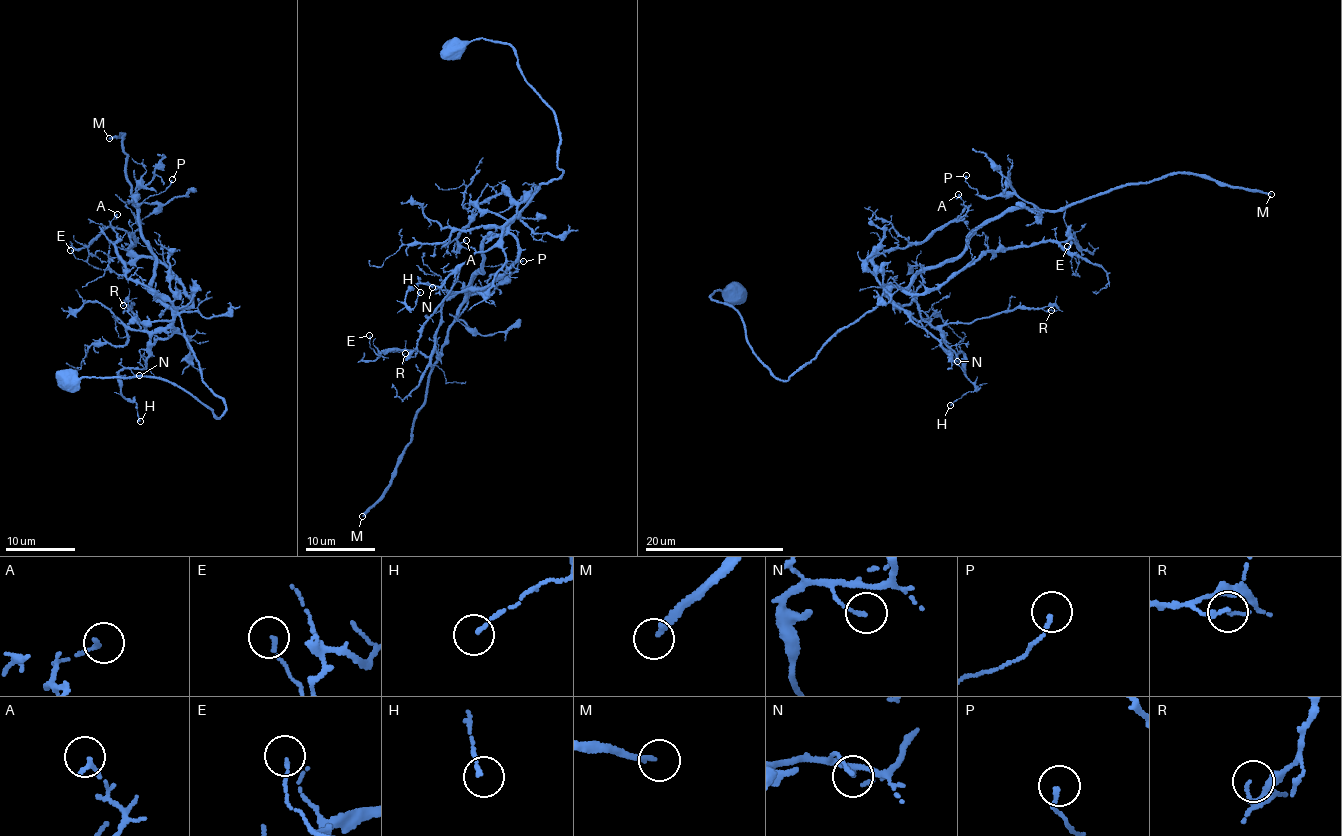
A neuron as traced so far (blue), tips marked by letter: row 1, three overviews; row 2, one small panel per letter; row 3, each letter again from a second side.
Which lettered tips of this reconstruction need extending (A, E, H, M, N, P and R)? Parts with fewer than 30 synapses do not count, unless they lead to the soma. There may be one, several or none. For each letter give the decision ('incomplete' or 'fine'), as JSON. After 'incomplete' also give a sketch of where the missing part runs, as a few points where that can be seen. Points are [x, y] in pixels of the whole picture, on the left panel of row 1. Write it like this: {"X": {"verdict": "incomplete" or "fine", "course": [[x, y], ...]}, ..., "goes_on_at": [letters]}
{"A": {"verdict": "fine"}, "E": {"verdict": "fine"}, "H": {"verdict": "fine"}, "M": {"verdict": "incomplete"}, "N": {"verdict": "fine"}, "P": {"verdict": "fine"}, "R": {"verdict": "fine"}, "goes_on_at": ["M"]}

